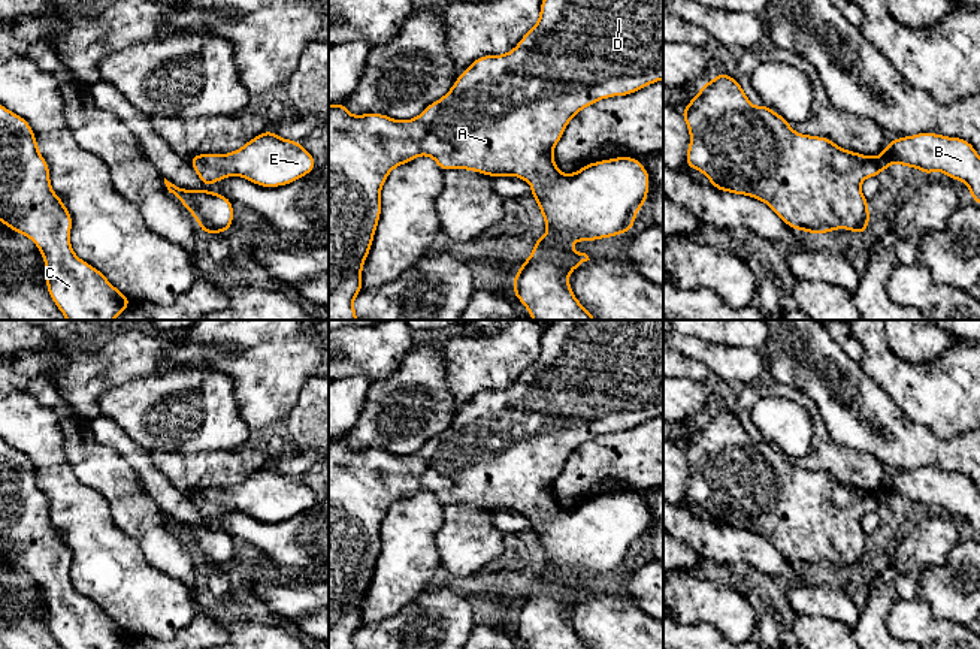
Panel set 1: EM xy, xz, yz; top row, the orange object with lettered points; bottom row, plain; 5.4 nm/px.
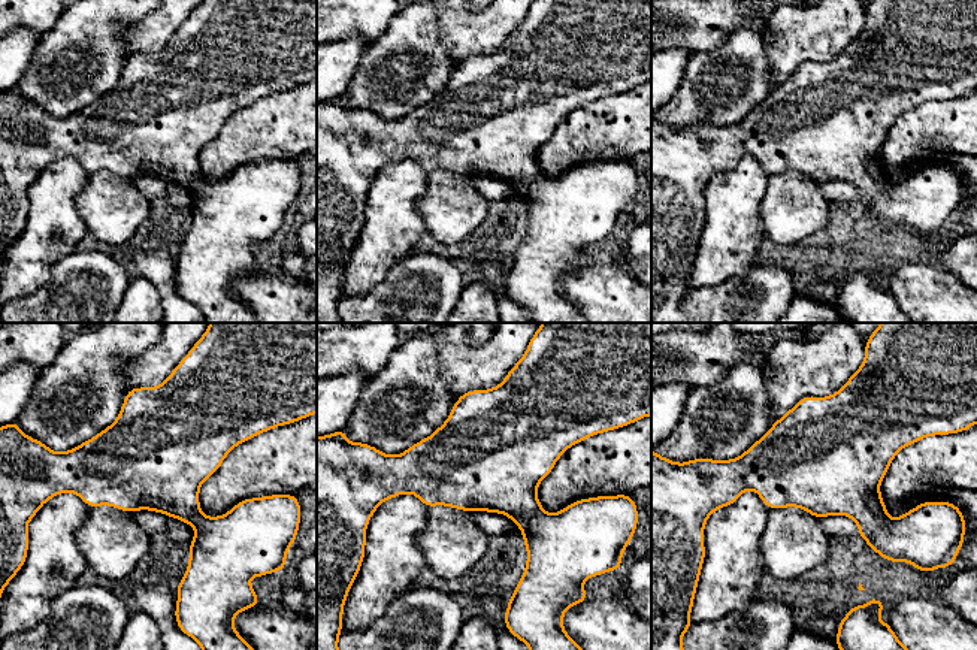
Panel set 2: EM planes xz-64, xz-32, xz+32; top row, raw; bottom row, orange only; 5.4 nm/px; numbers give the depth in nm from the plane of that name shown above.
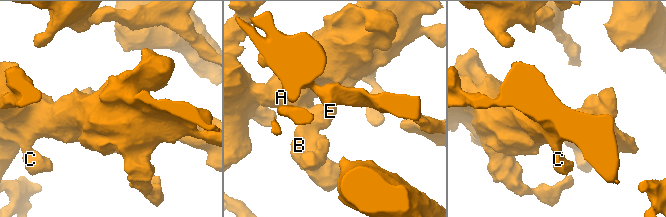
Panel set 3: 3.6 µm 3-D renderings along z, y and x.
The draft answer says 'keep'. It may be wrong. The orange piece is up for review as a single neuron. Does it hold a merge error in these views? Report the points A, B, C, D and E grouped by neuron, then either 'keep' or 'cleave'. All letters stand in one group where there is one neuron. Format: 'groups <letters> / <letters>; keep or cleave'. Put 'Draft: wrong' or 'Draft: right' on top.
Draft: right
groups A B C D E; keep

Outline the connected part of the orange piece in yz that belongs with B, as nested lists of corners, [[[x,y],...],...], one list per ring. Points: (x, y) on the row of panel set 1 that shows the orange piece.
[[[720,73],[704,84],[681,111],[690,132],[686,163],[702,172],[722,191],[747,194],[765,202],[789,227],[808,233],[835,229],[865,233],[869,224],[868,200],[860,191],[865,178],[878,176],[892,163],[931,175],[940,170],[965,182],[980,203],[980,156],[961,138],[917,133],[889,141],[878,157],[840,148],[832,139],[792,130],[780,114],[765,105],[754,108],[735,78]]]

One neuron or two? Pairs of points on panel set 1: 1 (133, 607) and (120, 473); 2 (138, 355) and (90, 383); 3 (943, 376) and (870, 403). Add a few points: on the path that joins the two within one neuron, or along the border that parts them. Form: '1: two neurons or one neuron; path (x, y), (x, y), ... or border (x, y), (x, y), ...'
1: two neurons; border (106, 503), (111, 519), (136, 542), (147, 561)
2: one neuron; path (126, 356), (102, 373)
3: two neurons; border (864, 371), (913, 420)

